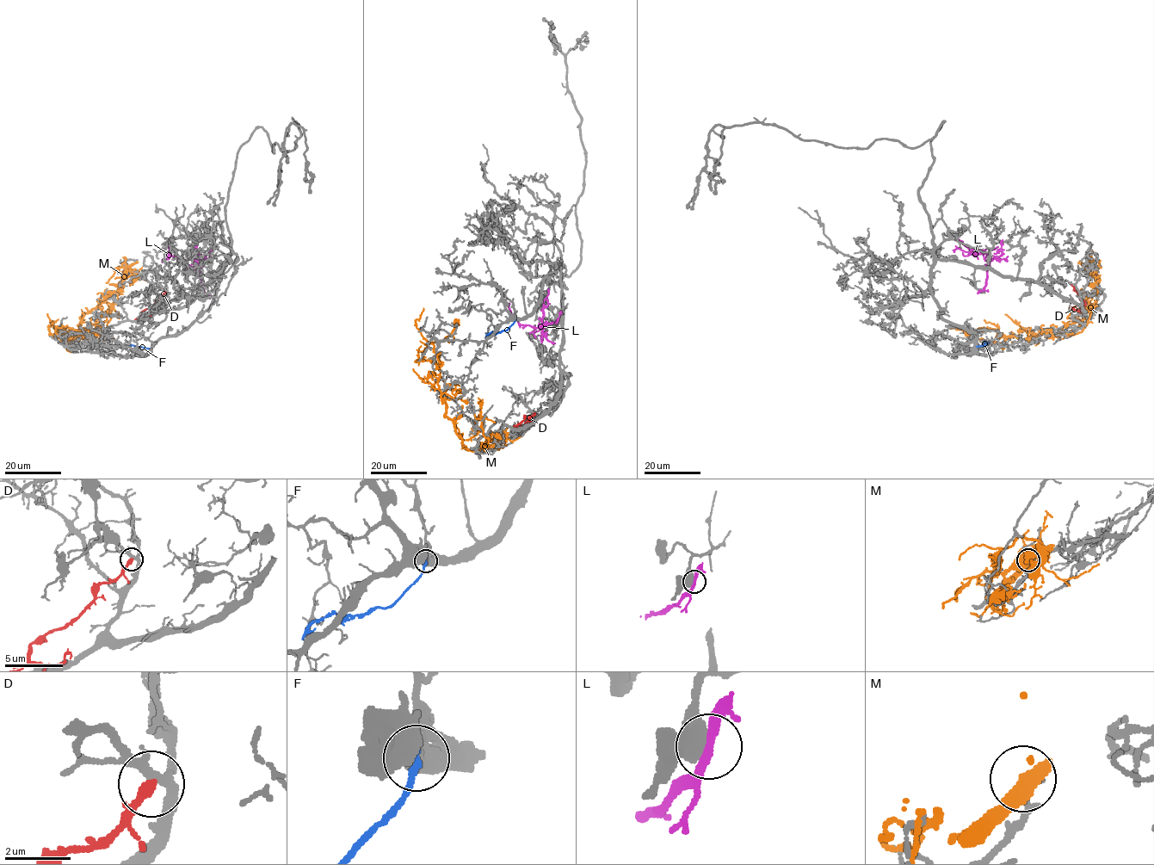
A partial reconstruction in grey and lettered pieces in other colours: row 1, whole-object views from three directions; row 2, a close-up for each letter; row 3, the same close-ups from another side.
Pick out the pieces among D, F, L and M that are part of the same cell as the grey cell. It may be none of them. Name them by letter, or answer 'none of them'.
none of them

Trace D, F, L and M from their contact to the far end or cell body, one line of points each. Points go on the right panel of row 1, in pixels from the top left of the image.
D: (1072, 285), (1085, 302), (1080, 310), (1072, 306)
F: (976, 346), (983, 346), (989, 342)
L: (981, 291), (986, 281), (989, 263), (983, 255), (971, 250), (959, 239)
M: (1089, 256), (1095, 265), (1096, 296), (1083, 324), (1055, 335), (1023, 339), (983, 327), (965, 336)

